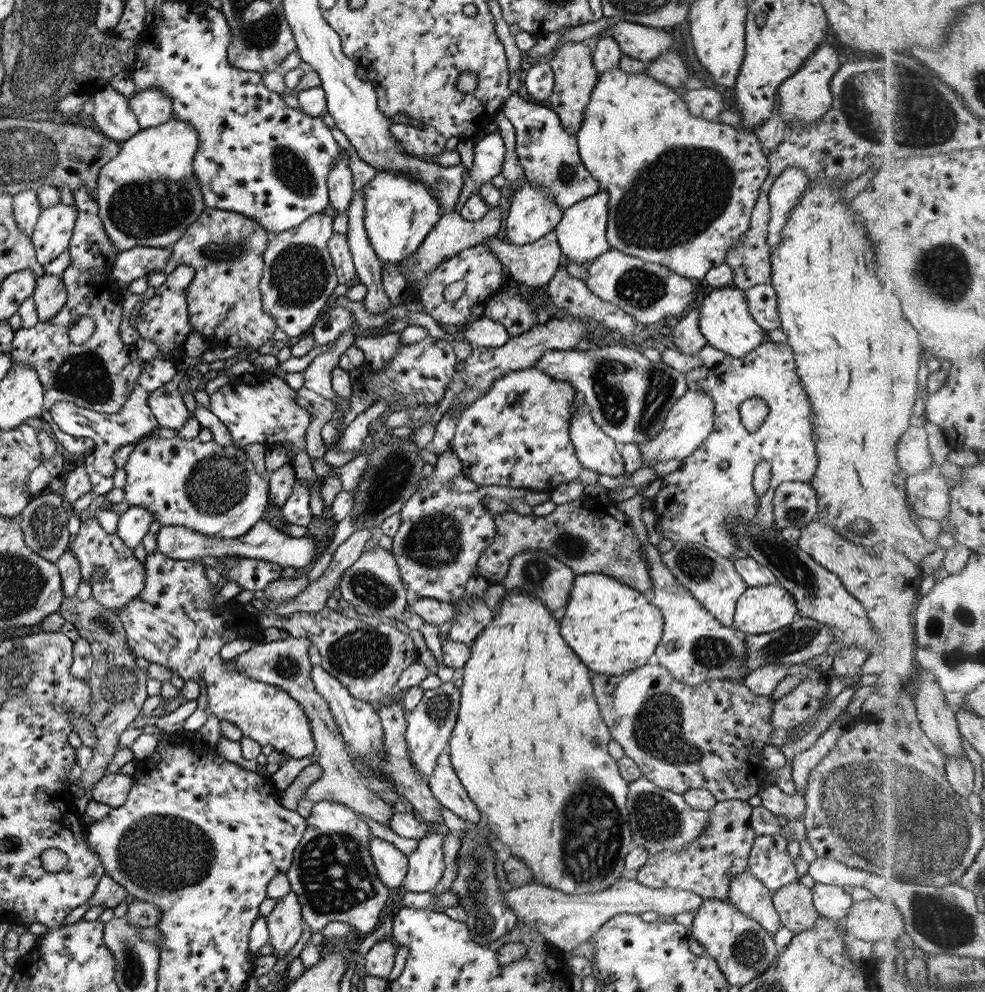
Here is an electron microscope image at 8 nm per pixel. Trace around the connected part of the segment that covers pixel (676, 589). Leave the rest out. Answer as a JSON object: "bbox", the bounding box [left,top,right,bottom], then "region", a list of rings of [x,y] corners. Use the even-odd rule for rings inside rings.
{"bbox":[640,544,747,686],"region":[[[640,544],[640,550],[646,556],[651,577],[649,602],[654,604],[663,617],[661,639],[653,654],[657,665],[665,668],[668,674],[683,684],[695,686],[709,679],[742,682],[747,670],[743,670],[745,655],[745,633],[722,626],[697,602],[691,593],[672,577],[670,570],[664,566],[661,553],[656,545]]]}

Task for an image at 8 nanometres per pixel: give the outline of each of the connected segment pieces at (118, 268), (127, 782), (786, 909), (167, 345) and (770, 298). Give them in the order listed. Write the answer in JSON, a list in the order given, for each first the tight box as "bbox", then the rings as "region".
[{"bbox":[111,246,170,288],"region":[[[134,246],[121,251],[111,267],[111,278],[119,288],[126,288],[128,284],[148,272],[163,272],[167,259],[170,257],[169,247]]]},{"bbox":[91,773,133,808],"region":[[[112,773],[103,775],[91,789],[91,799],[110,808],[118,807],[125,802],[128,790],[133,784],[133,776]]]},{"bbox":[771,882,819,934],"region":[[[798,882],[781,886],[771,892],[772,906],[780,918],[780,924],[792,934],[808,929],[819,914],[812,906],[812,892]]]},{"bbox":[135,265,194,359],"region":[[[179,265],[165,275],[165,281],[159,287],[155,287],[153,296],[139,309],[135,330],[139,334],[139,340],[152,341],[163,352],[172,355],[172,359],[178,356],[178,352],[184,343],[185,337],[191,332],[192,326],[188,323],[187,286],[191,284],[194,270],[187,265]]]},{"bbox":[743,282,780,330],"region":[[[769,282],[743,291],[743,298],[746,300],[748,313],[763,330],[780,328],[775,290]]]}]

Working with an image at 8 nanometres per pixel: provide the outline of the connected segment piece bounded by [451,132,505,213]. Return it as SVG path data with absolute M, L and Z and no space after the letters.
M499 132L483 134L473 146L473 161L467 171L467 178L462 179L458 199L451 212L459 212L469 194L479 190L483 182L490 182L501 173L505 148Z

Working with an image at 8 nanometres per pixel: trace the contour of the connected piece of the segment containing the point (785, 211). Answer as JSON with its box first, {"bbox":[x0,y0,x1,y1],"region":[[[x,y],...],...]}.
{"bbox":[766,166,808,254],"region":[[[797,166],[783,170],[781,176],[771,184],[768,192],[769,221],[766,238],[770,254],[780,241],[780,231],[789,218],[789,212],[795,208],[794,204],[803,196],[807,185],[808,179]]]}

